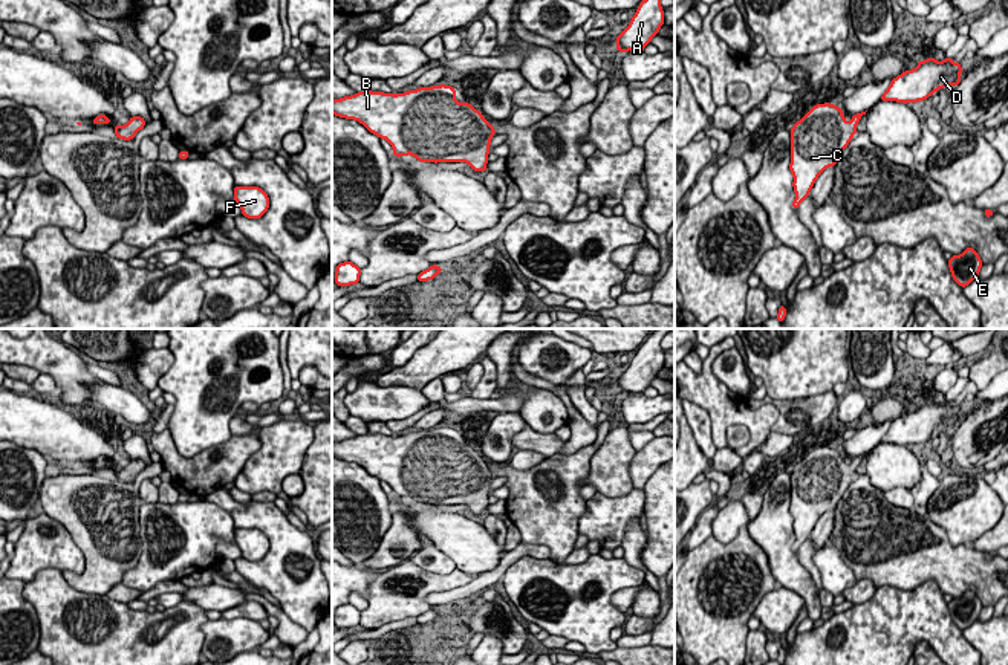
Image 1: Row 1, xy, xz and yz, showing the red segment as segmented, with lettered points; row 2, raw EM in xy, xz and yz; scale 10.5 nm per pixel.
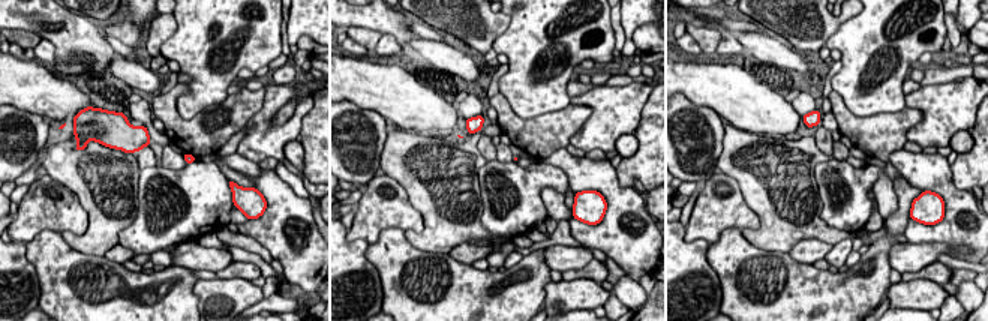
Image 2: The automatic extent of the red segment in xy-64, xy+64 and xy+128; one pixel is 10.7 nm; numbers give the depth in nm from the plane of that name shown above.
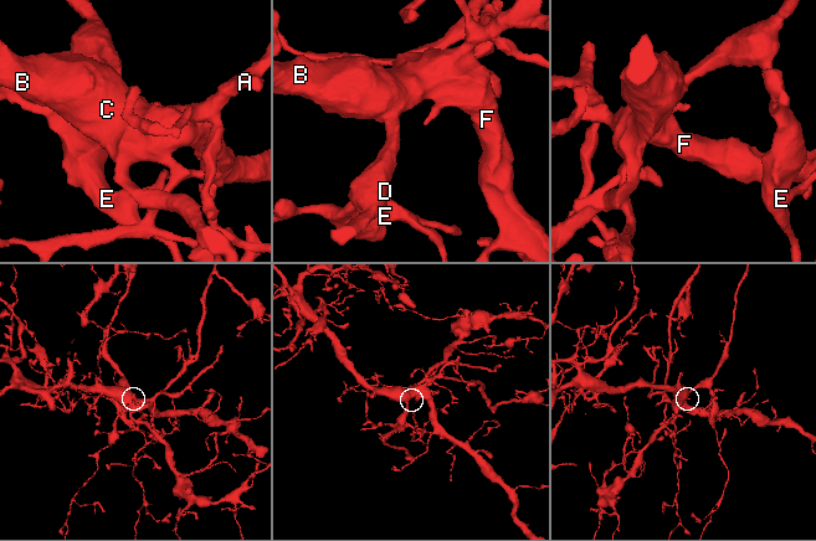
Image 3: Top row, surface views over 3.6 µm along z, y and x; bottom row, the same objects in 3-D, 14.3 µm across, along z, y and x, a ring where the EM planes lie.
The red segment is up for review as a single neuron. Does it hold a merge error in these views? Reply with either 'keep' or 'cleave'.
keep

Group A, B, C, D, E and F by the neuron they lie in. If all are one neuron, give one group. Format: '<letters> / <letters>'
A B C D E F

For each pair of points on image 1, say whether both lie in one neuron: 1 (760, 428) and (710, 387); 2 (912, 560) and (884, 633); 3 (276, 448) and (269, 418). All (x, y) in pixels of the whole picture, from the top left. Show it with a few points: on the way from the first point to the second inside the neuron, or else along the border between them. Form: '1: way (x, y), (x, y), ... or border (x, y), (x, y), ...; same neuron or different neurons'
1: way (747, 419), (736, 418), (719, 401); same neuron
2: border (935, 581), (926, 580), (913, 589), (877, 587); different neurons
3: border (285, 418), (260, 428); different neurons

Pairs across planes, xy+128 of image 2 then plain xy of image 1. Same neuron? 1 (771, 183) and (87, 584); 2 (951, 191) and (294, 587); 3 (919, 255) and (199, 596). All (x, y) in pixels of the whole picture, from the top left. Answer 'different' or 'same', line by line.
1: same
2: same
3: same

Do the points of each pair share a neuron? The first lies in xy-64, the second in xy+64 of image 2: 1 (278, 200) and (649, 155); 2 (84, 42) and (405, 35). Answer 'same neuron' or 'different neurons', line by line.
1: different neurons
2: same neuron

